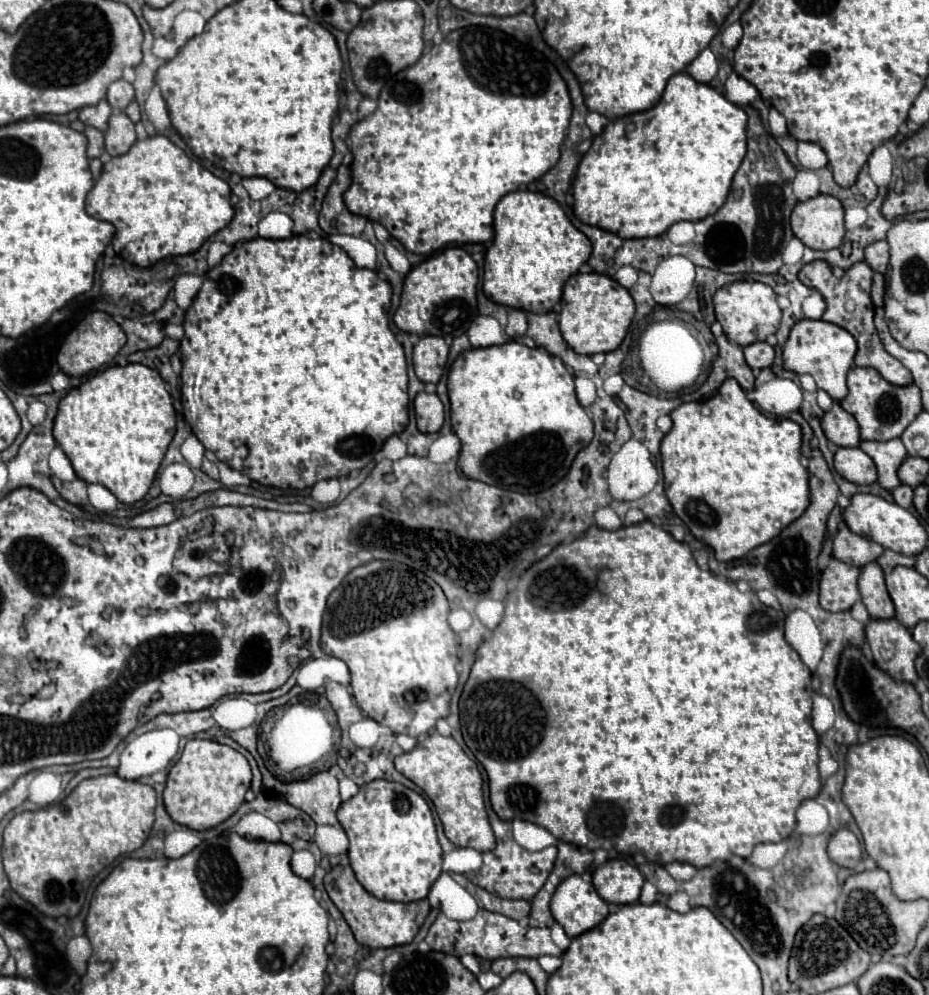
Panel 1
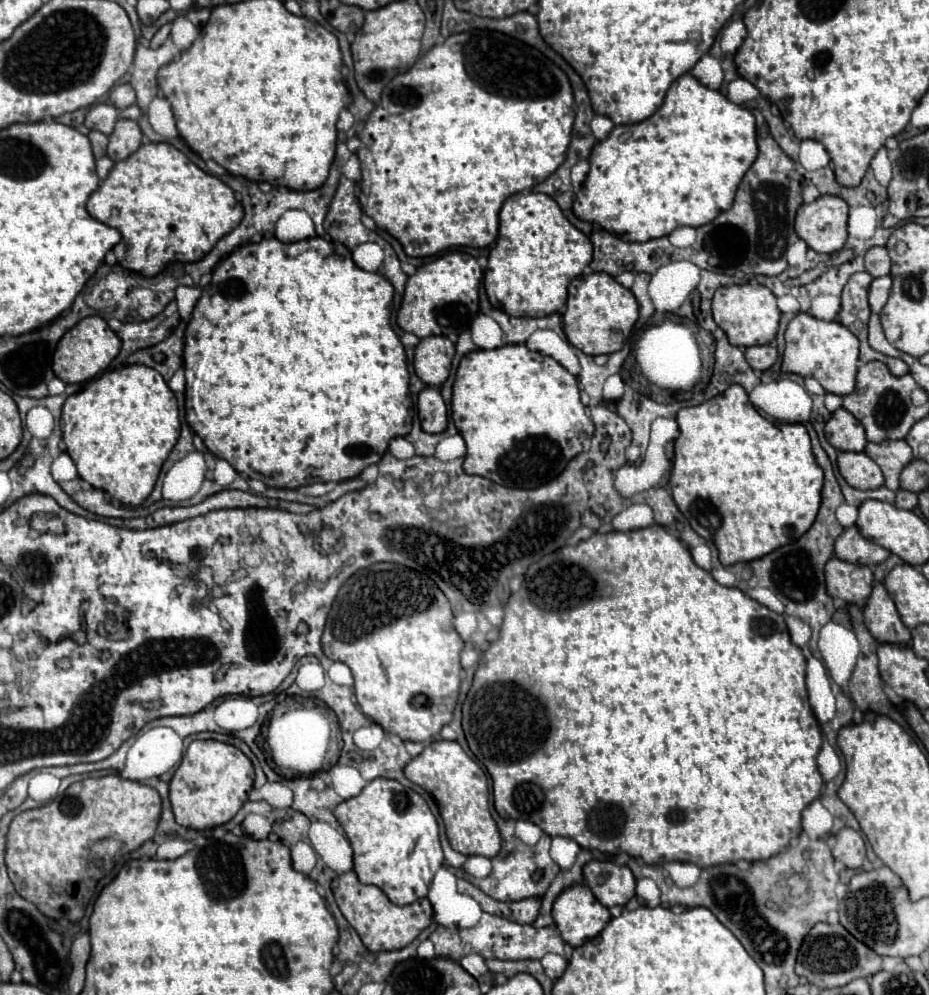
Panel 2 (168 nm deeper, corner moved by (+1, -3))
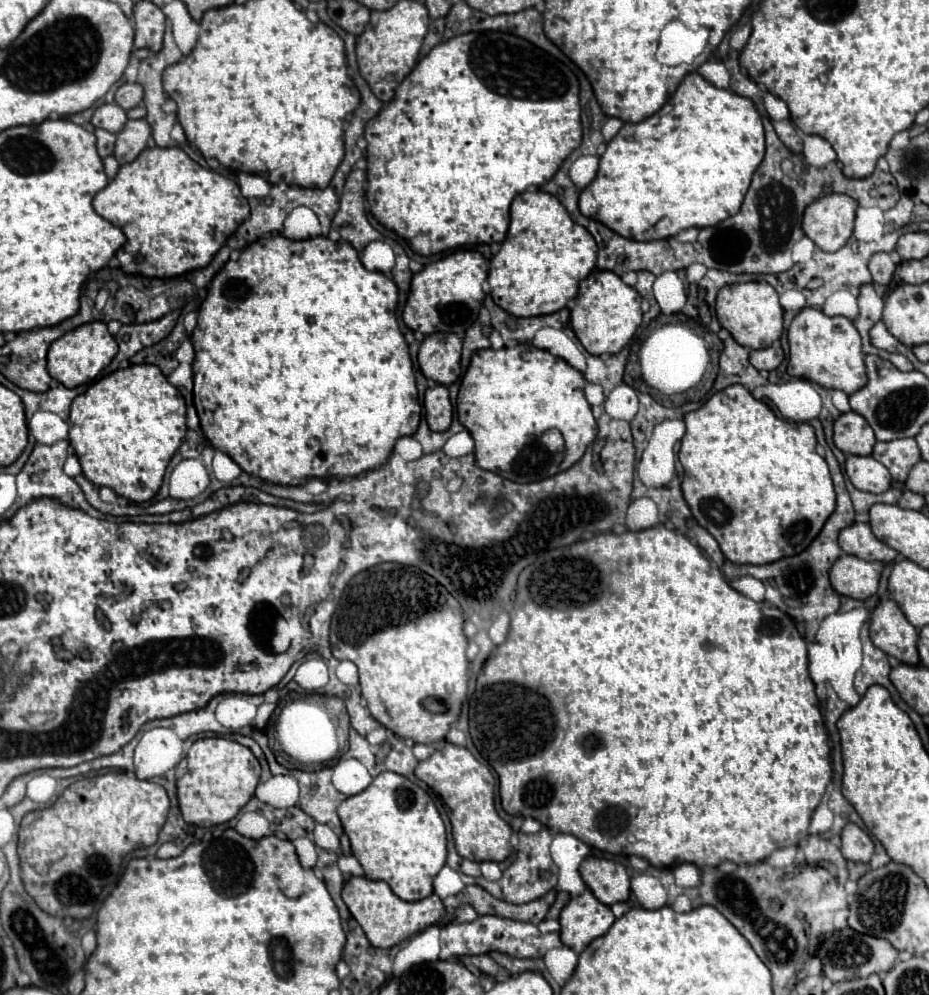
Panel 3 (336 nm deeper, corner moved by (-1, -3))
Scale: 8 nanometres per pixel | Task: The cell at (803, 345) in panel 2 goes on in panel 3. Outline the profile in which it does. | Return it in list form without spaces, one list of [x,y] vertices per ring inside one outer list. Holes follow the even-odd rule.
[[[804,308],[788,328],[790,362],[788,374],[804,380],[812,380],[828,390],[842,390],[846,394],[858,392],[866,382],[864,354],[860,346],[860,334],[854,324],[844,316],[824,316],[822,310]]]

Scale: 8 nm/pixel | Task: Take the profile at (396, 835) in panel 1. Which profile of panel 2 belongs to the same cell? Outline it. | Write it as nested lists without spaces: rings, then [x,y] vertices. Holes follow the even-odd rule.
[[[376,778],[368,782],[358,796],[338,804],[334,814],[336,814],[336,820],[342,824],[350,840],[350,846],[354,850],[354,872],[358,874],[360,882],[378,886],[394,904],[400,904],[400,906],[412,904],[418,898],[424,898],[428,894],[428,888],[436,870],[444,864],[444,854],[438,838],[438,822],[430,812],[426,800],[418,792],[404,788],[396,780]]]

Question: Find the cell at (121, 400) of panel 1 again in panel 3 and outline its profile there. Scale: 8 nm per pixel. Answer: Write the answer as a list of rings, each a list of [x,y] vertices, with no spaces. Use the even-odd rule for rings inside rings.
[[[134,364],[96,380],[70,406],[70,444],[82,464],[82,474],[96,486],[108,486],[118,496],[142,504],[148,502],[164,480],[166,466],[186,436],[186,404],[180,392],[166,380],[158,366]]]

